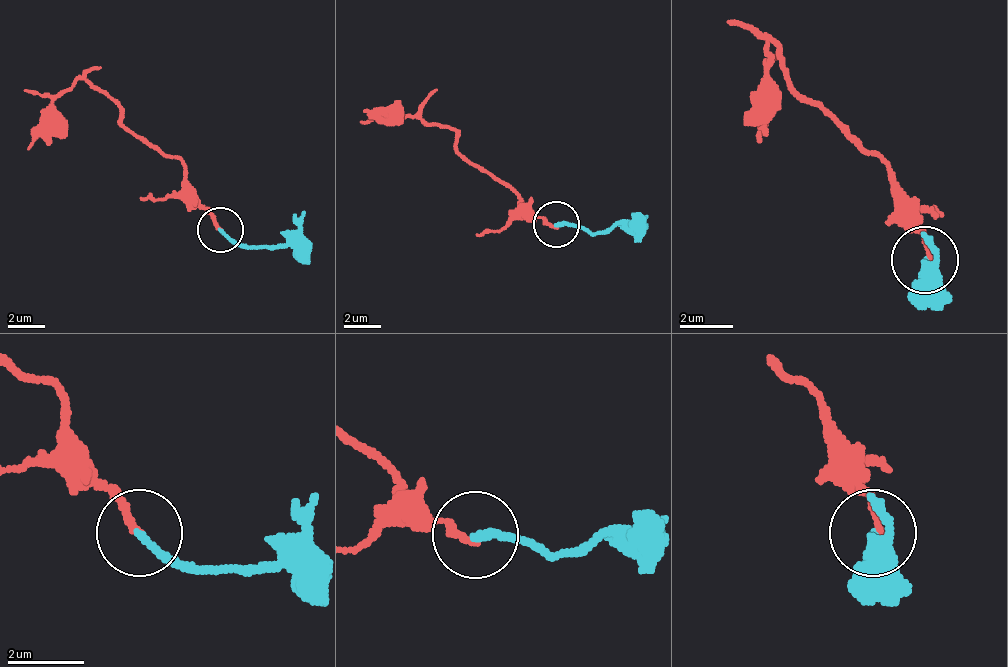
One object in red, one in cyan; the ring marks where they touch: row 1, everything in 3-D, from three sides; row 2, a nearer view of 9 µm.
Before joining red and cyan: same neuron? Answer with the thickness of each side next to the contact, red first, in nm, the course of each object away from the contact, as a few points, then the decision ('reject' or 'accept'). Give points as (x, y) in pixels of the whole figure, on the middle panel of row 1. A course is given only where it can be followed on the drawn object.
calibres 180 and 220 nm; course red (555, 225), (477, 170), (450, 129), (363, 111); course cyan (555, 225), (610, 230), (642, 220); accept

